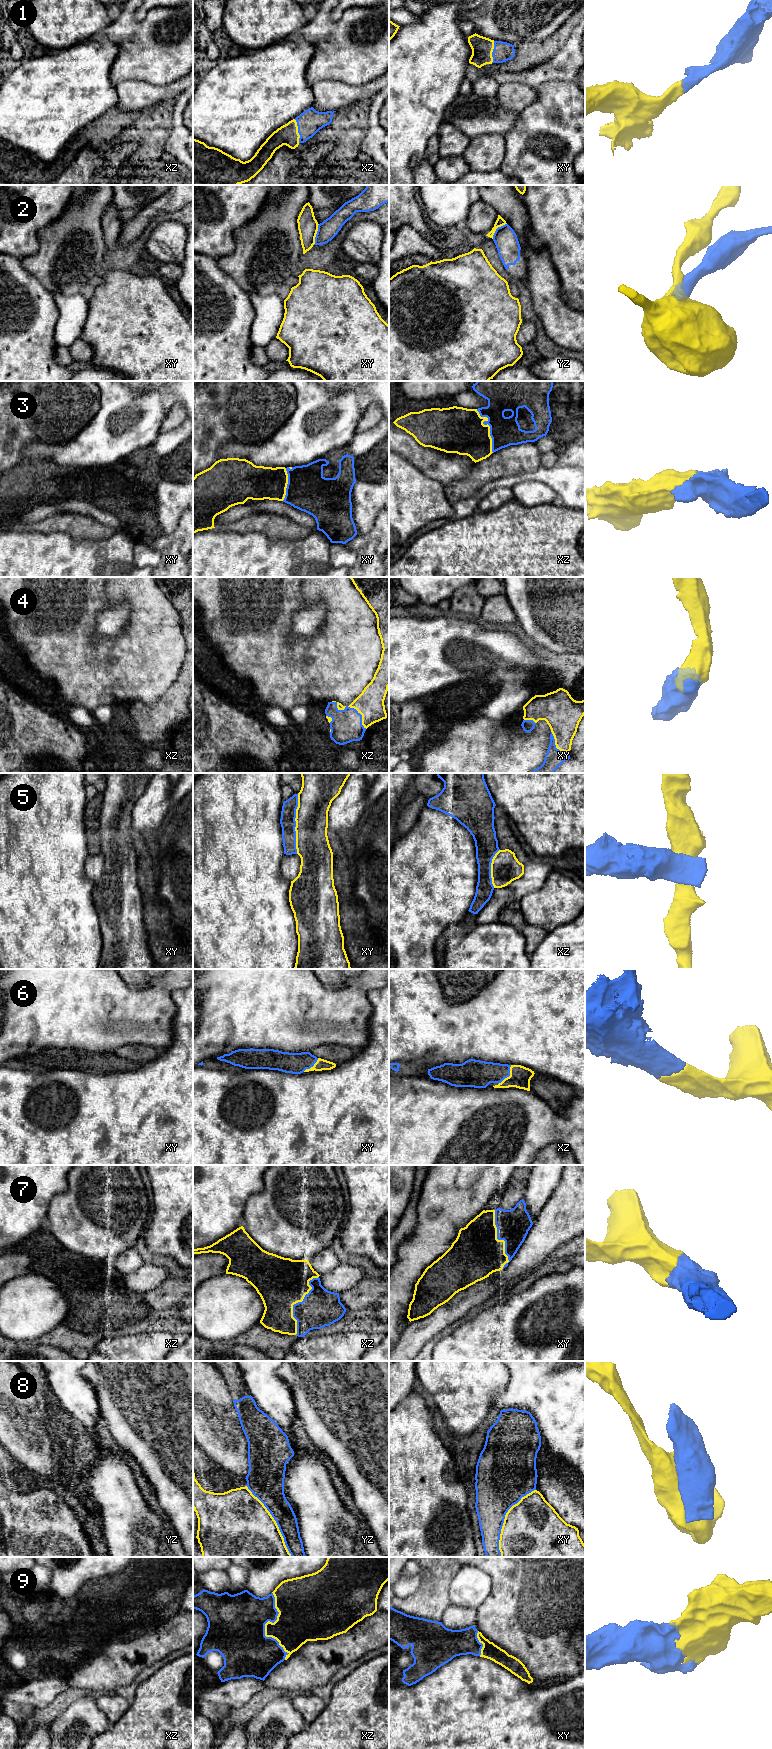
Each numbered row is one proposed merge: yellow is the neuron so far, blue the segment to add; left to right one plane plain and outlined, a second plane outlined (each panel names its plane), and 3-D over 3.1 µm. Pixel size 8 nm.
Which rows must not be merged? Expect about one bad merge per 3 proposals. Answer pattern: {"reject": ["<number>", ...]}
{"reject": ["2", "5", "8"]}

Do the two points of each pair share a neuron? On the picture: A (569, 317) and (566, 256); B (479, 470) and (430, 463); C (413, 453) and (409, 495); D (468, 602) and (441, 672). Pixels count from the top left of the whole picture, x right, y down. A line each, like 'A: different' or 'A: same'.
A: different
B: different
C: different
D: different

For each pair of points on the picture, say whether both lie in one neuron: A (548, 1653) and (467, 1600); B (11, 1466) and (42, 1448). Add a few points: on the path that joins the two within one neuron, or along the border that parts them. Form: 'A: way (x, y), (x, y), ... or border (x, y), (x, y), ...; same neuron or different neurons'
A: border (491, 1587), (490, 1593), (477, 1608); different neurons
B: border (10, 1453), (25, 1467), (38, 1474); different neurons

